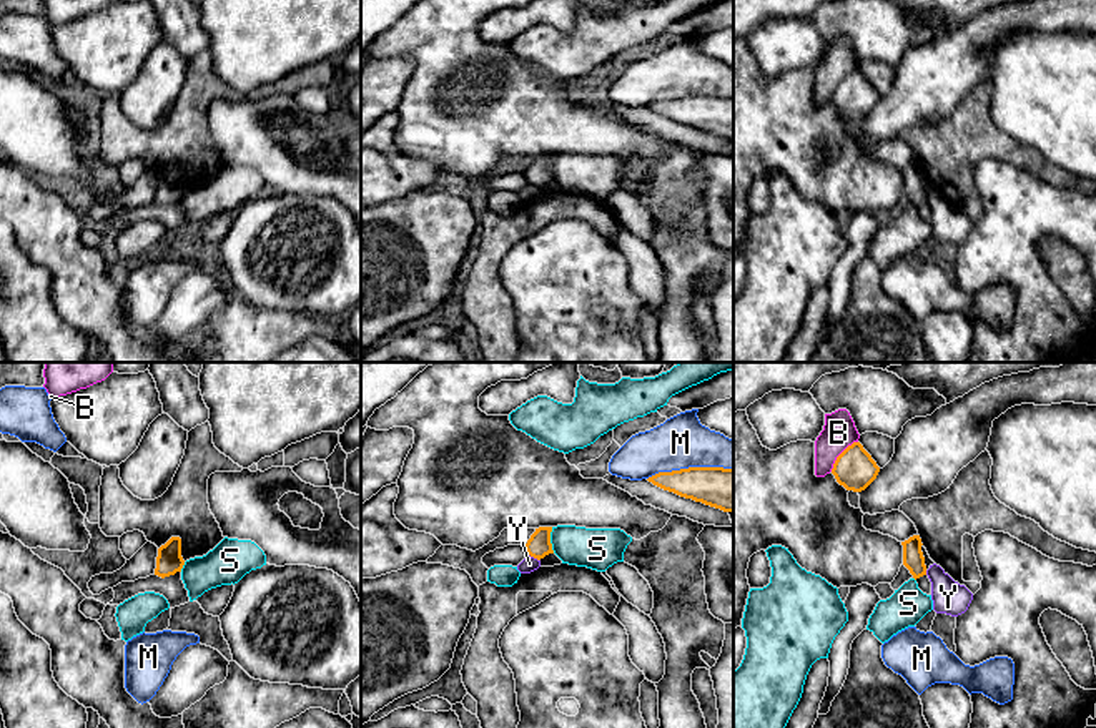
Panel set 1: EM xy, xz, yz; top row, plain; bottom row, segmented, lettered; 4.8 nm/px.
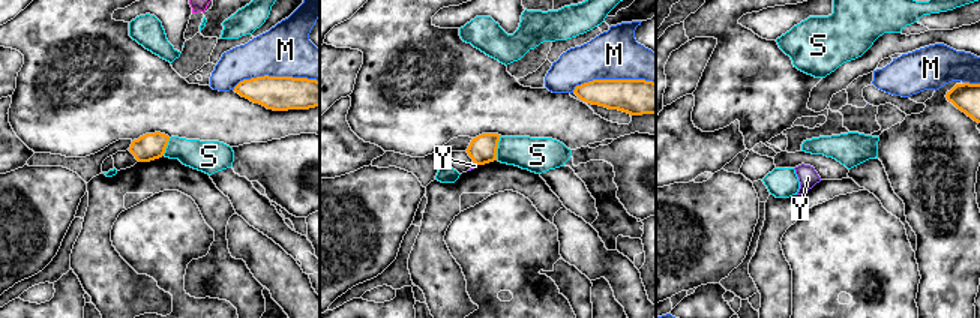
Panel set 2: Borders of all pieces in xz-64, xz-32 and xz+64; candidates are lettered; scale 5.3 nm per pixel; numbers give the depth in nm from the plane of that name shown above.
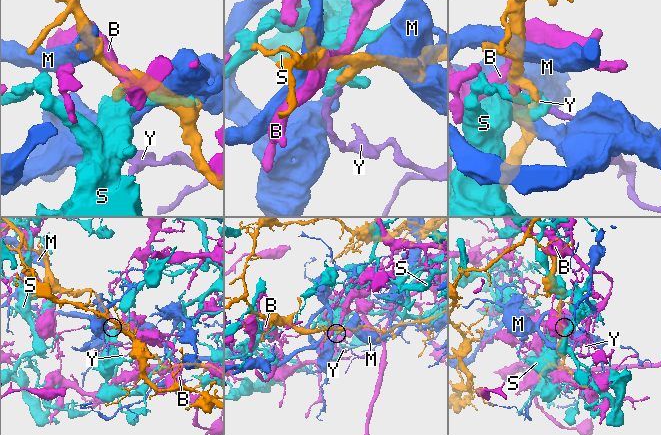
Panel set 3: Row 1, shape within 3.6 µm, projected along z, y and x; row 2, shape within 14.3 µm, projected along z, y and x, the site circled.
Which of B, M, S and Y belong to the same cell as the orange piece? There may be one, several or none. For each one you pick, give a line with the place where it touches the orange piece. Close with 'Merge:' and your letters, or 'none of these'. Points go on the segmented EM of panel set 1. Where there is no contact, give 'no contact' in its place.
Merge: none of these

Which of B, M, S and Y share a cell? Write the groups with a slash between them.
B / M / S / Y

